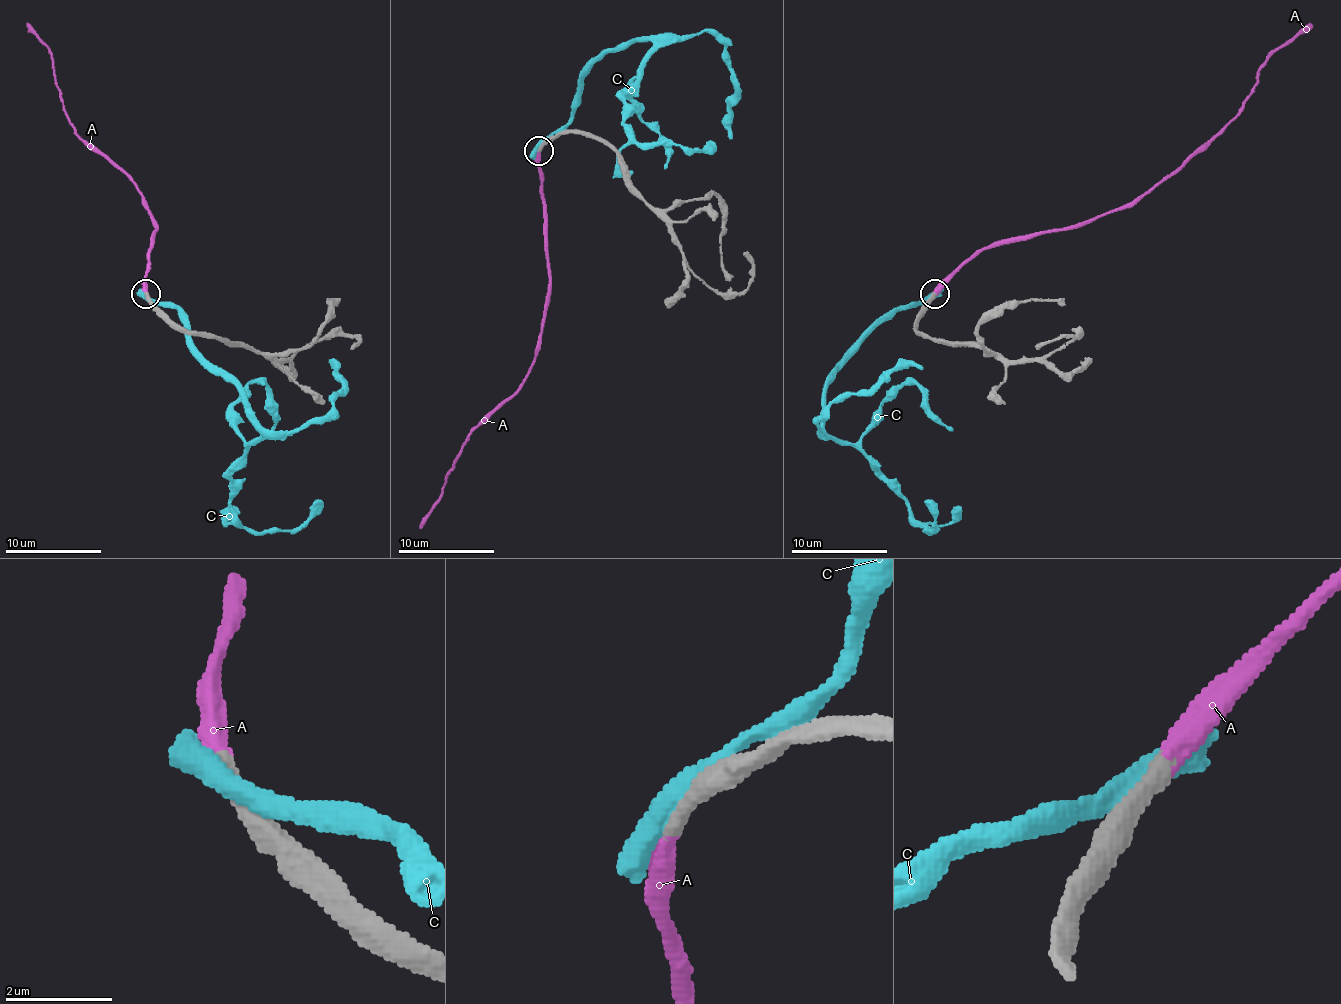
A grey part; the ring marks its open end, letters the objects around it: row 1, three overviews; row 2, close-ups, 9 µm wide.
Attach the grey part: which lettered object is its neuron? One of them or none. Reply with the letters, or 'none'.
A

